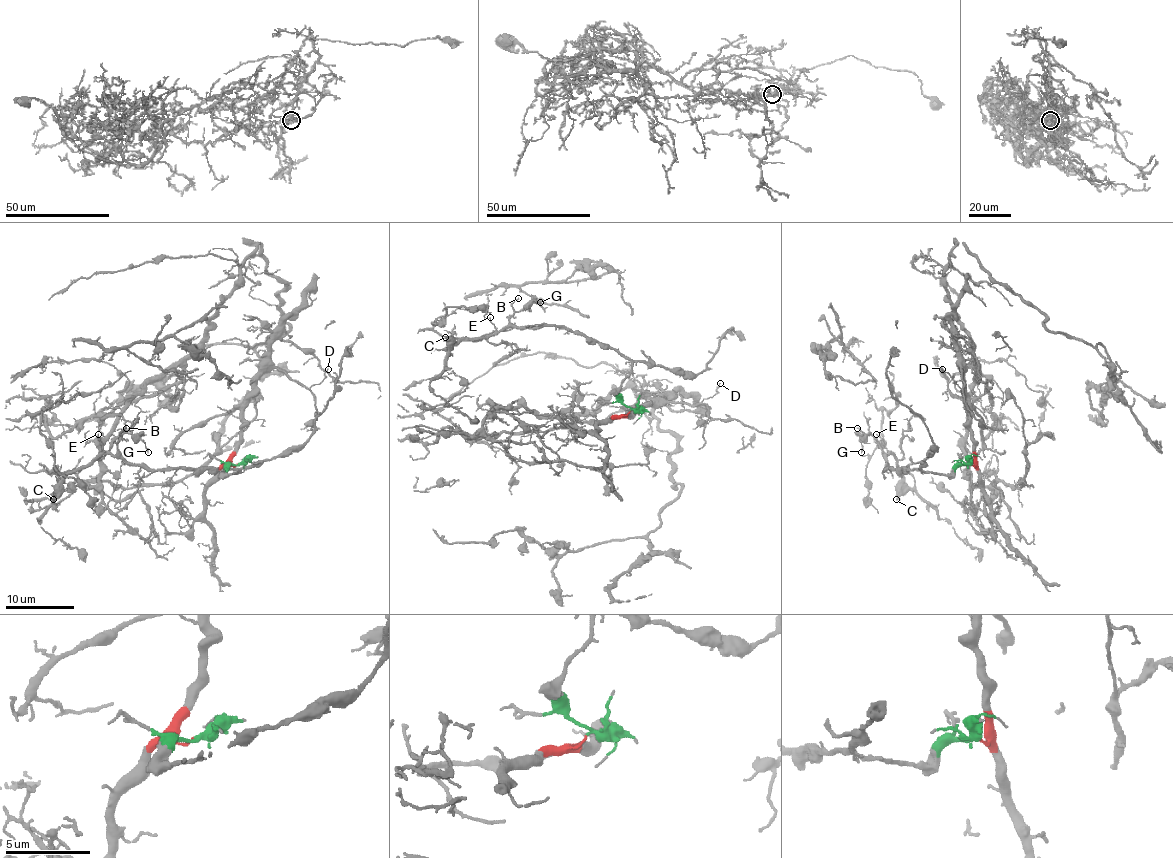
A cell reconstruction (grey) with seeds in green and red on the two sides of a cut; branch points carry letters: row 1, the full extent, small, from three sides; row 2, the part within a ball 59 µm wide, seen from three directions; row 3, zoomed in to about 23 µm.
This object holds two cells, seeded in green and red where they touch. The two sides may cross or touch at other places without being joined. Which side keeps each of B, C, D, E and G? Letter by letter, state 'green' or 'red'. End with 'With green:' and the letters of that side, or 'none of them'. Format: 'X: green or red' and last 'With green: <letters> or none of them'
B: green
C: green
D: red
E: green
G: green
With green: B, C, E, G

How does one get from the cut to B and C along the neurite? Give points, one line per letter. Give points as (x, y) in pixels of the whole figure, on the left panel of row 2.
B: (238, 464), (231, 464), (229, 474), (239, 471), (145, 469), (132, 466), (118, 447), (120, 433), (127, 428)
C: (238, 464), (231, 464), (228, 474), (239, 471), (145, 469), (101, 454), (70, 473), (53, 500)

